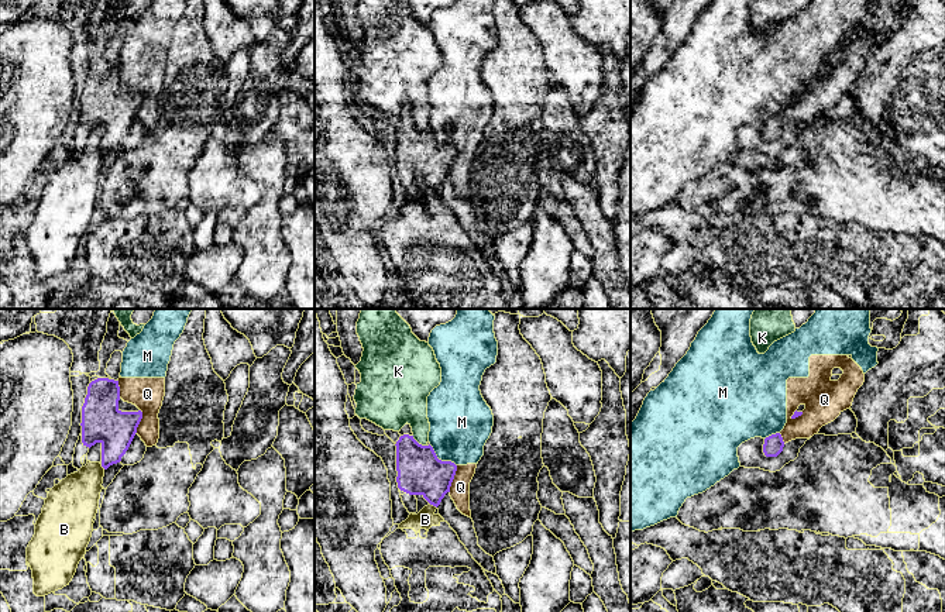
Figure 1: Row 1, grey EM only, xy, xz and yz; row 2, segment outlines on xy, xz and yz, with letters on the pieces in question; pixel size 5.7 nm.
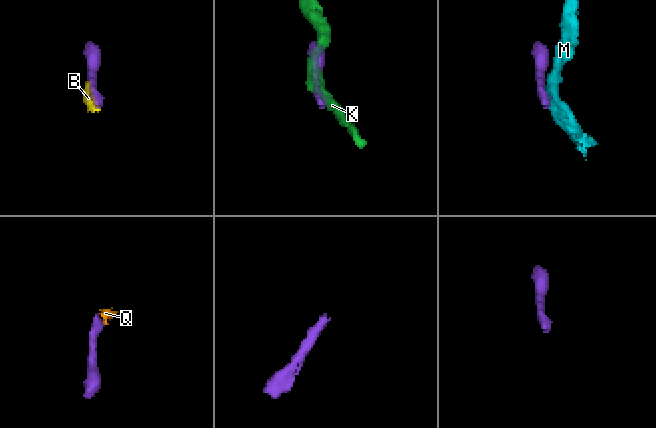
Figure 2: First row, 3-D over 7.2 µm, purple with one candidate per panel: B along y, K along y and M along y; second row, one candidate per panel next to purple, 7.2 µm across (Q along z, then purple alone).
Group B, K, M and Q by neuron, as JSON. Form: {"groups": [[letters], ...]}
{"groups": [["B"], ["K"], ["M", "Q"]]}

